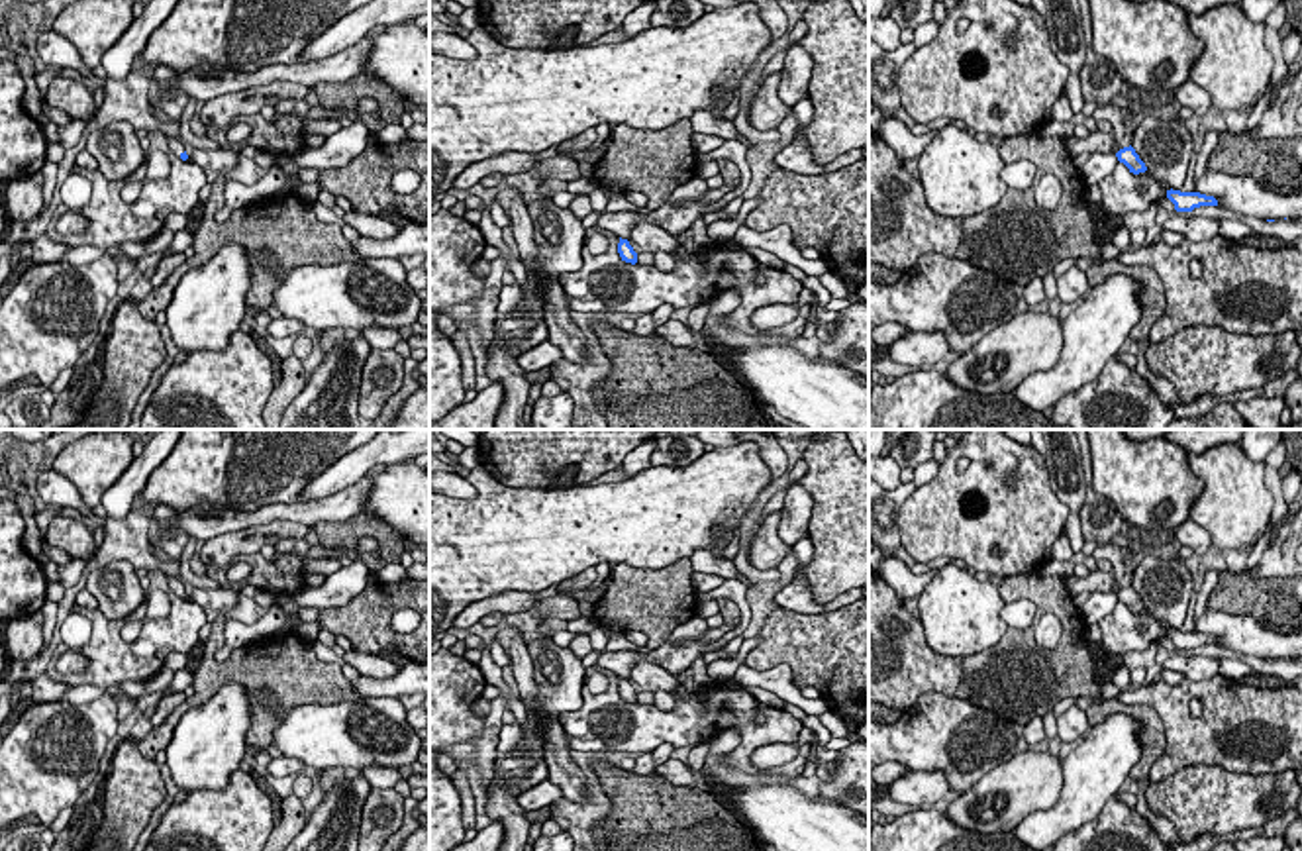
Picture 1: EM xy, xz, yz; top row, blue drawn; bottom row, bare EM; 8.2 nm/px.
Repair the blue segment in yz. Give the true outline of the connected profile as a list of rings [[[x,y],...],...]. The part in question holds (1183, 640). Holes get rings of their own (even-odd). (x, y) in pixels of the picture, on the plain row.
[[[1167,629],[1167,637],[1175,643],[1177,651],[1192,651],[1200,645],[1218,645],[1214,635],[1206,635],[1200,631],[1180,631],[1180,629]]]

